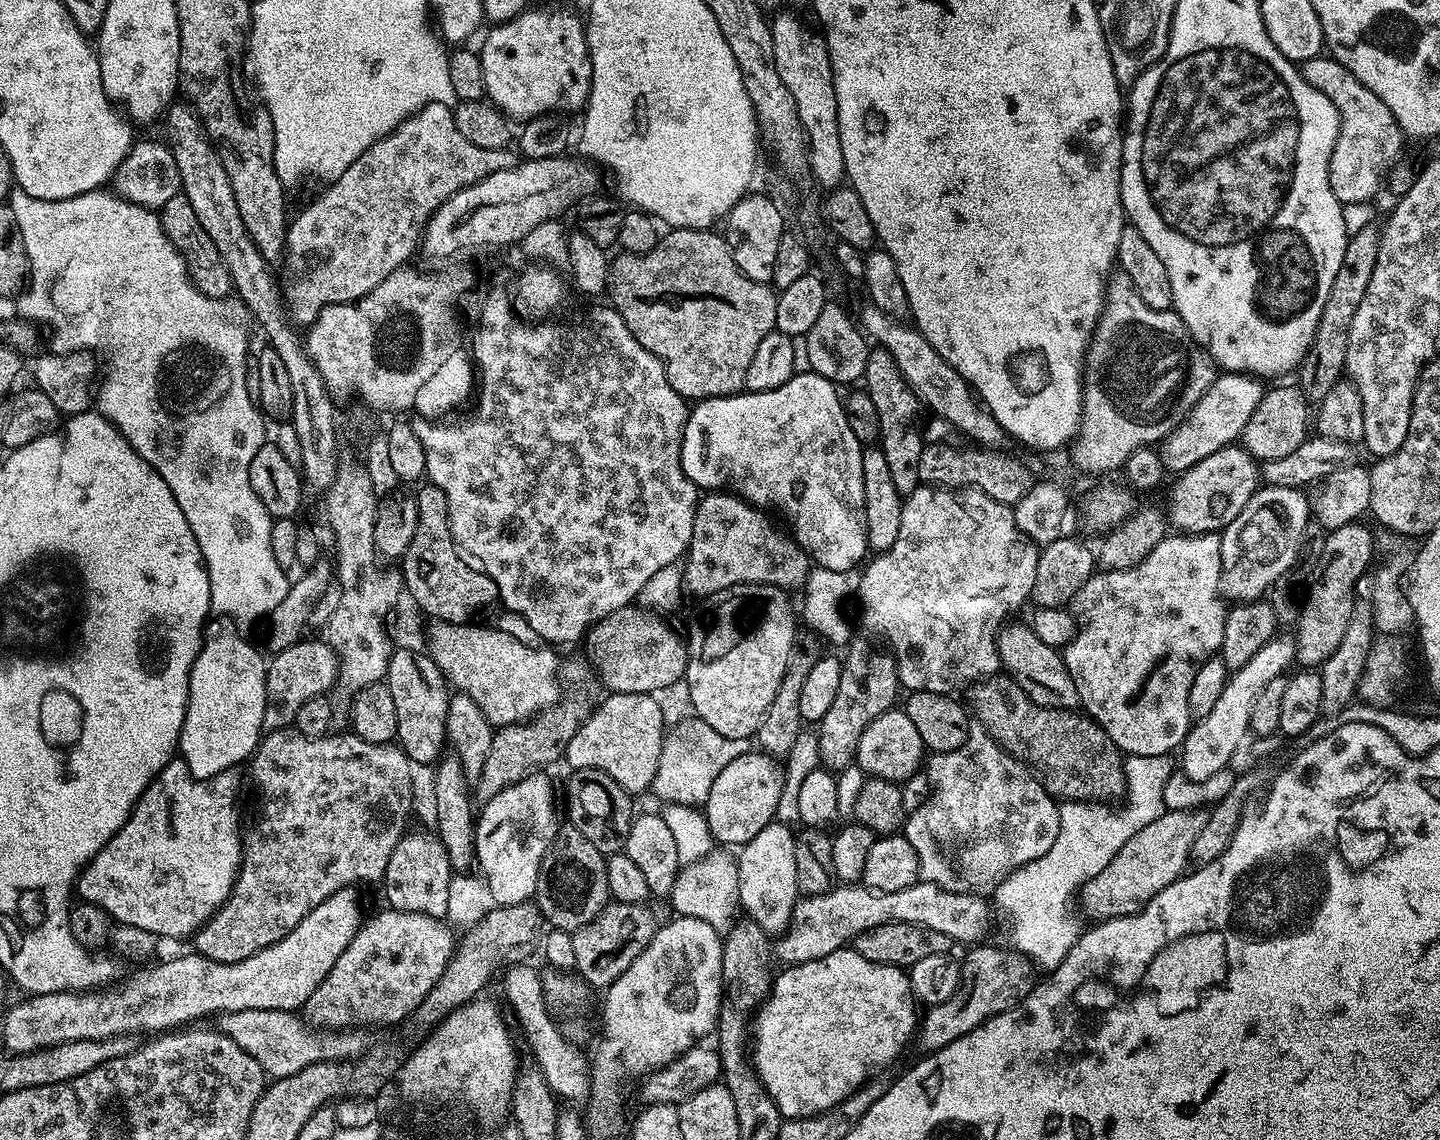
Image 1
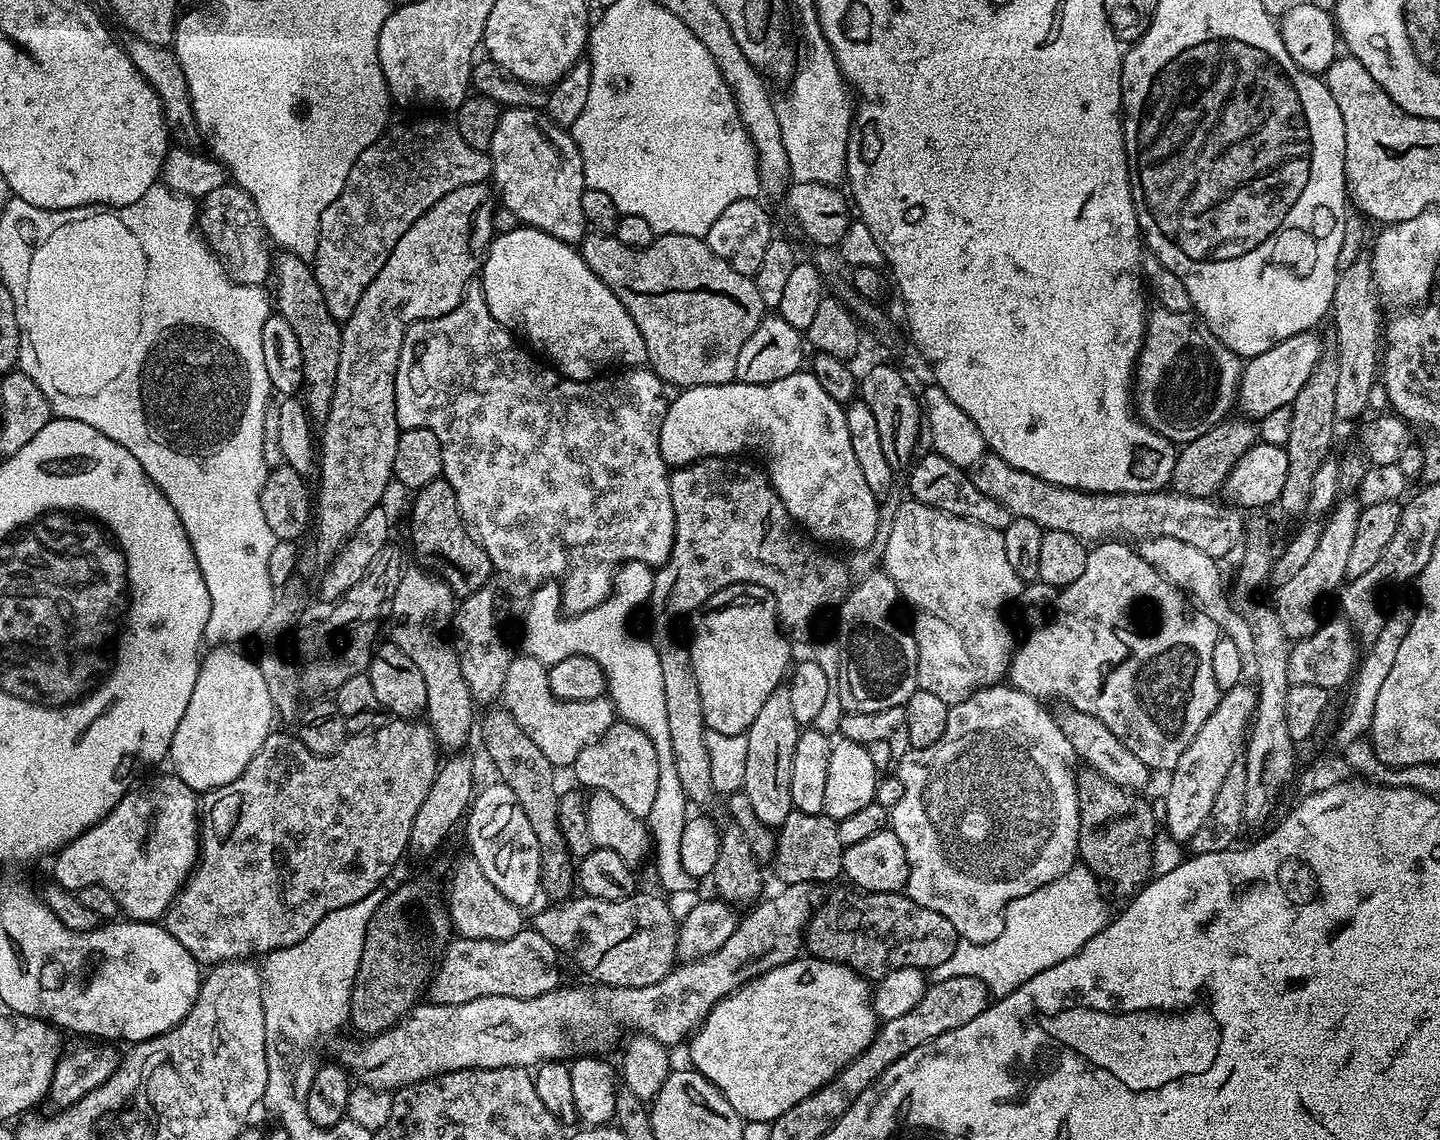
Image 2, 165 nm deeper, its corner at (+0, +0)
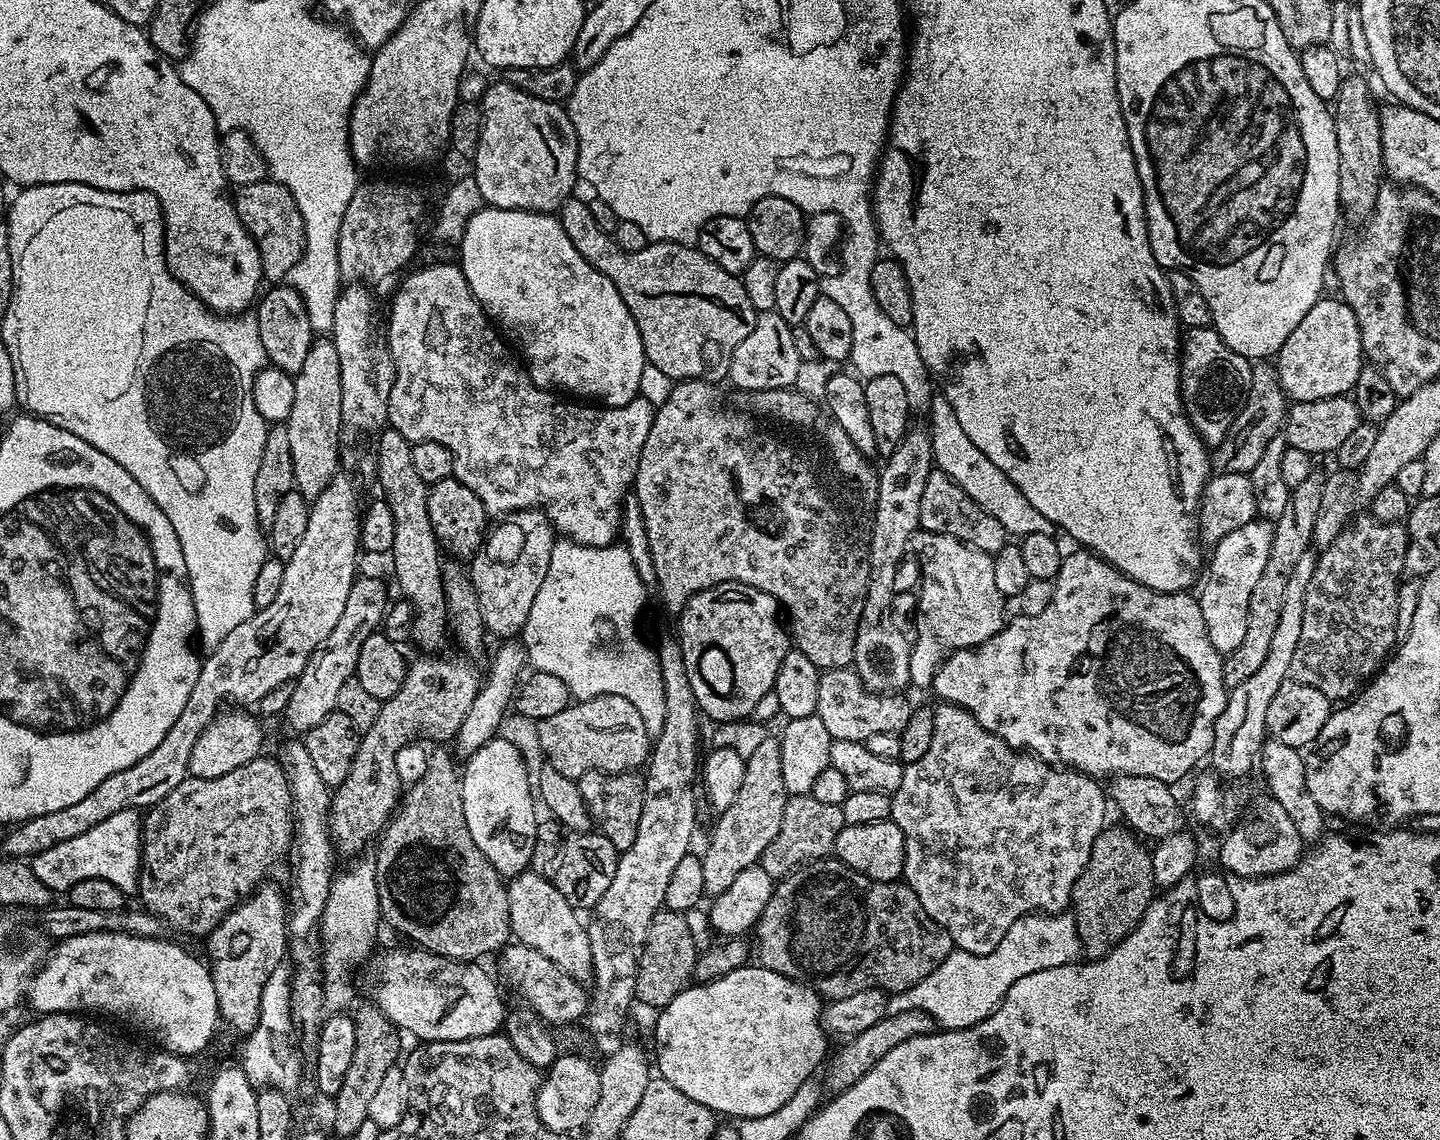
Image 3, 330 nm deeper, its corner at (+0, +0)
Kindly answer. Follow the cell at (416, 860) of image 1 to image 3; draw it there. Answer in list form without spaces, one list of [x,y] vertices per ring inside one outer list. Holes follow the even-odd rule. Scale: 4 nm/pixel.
[[[508,638],[497,644],[500,645],[497,646],[496,653],[492,656],[492,666],[488,670],[488,676],[486,672],[474,703],[466,713],[466,718],[462,718],[462,722],[456,729],[454,743],[464,751],[464,754],[476,752],[482,746],[486,746],[486,742],[497,739],[499,732],[496,731],[499,730],[508,708],[510,712],[513,707],[514,697],[526,672],[524,646],[519,639]]]

